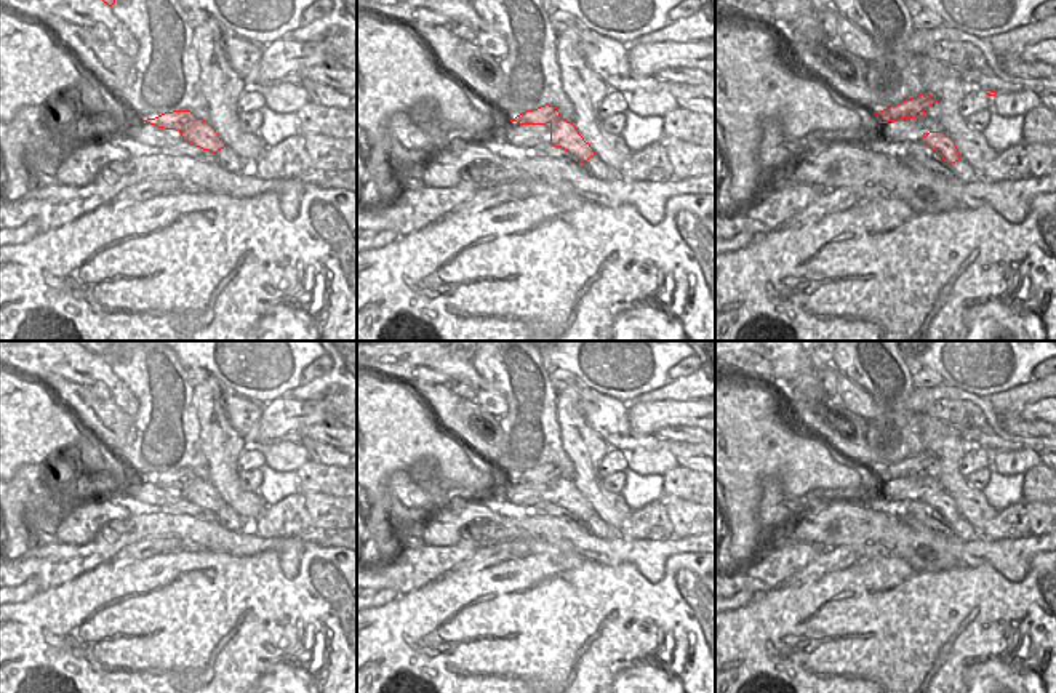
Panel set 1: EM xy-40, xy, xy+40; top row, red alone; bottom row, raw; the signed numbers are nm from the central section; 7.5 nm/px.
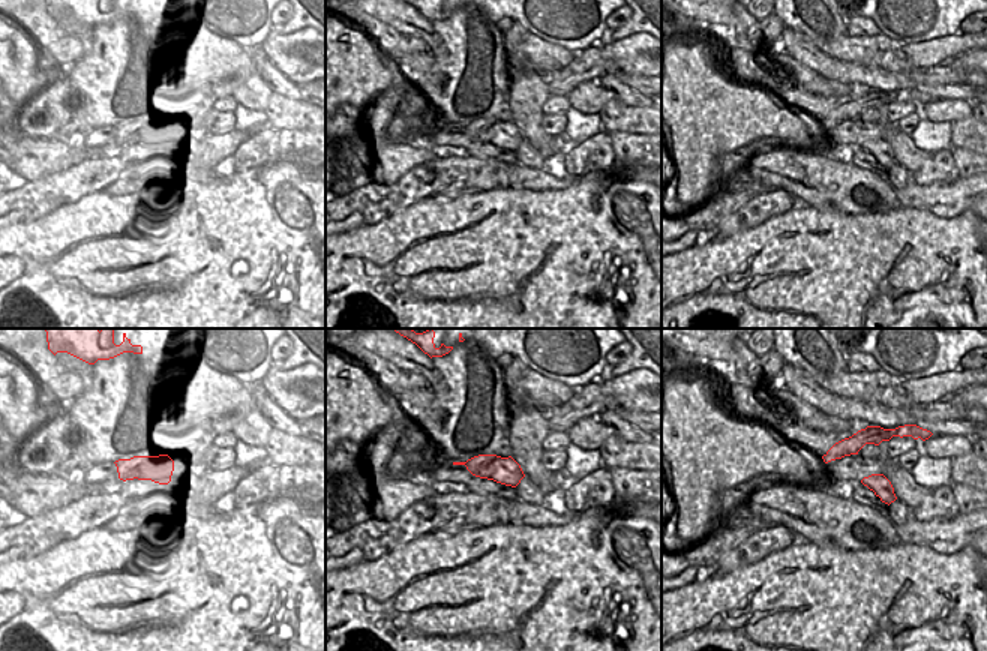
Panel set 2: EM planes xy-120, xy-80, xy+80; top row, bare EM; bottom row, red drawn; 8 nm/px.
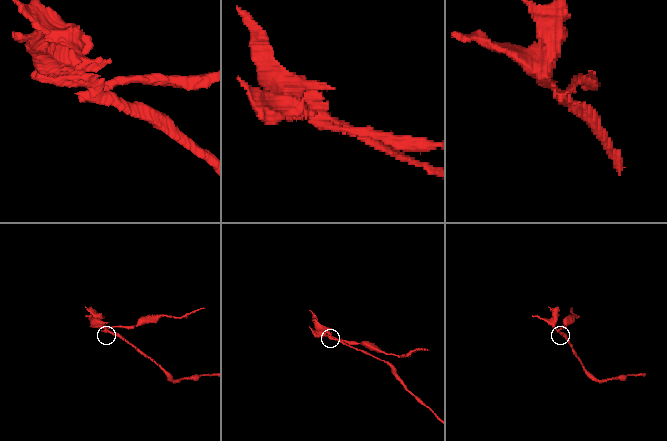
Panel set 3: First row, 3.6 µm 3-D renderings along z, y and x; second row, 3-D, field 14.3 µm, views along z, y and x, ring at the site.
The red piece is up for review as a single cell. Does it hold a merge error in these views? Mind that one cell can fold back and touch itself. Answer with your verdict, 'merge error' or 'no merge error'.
merge error

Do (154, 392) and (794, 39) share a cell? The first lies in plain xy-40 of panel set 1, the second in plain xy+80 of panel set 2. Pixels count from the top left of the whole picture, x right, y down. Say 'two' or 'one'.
two

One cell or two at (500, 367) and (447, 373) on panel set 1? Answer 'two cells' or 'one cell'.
two cells

